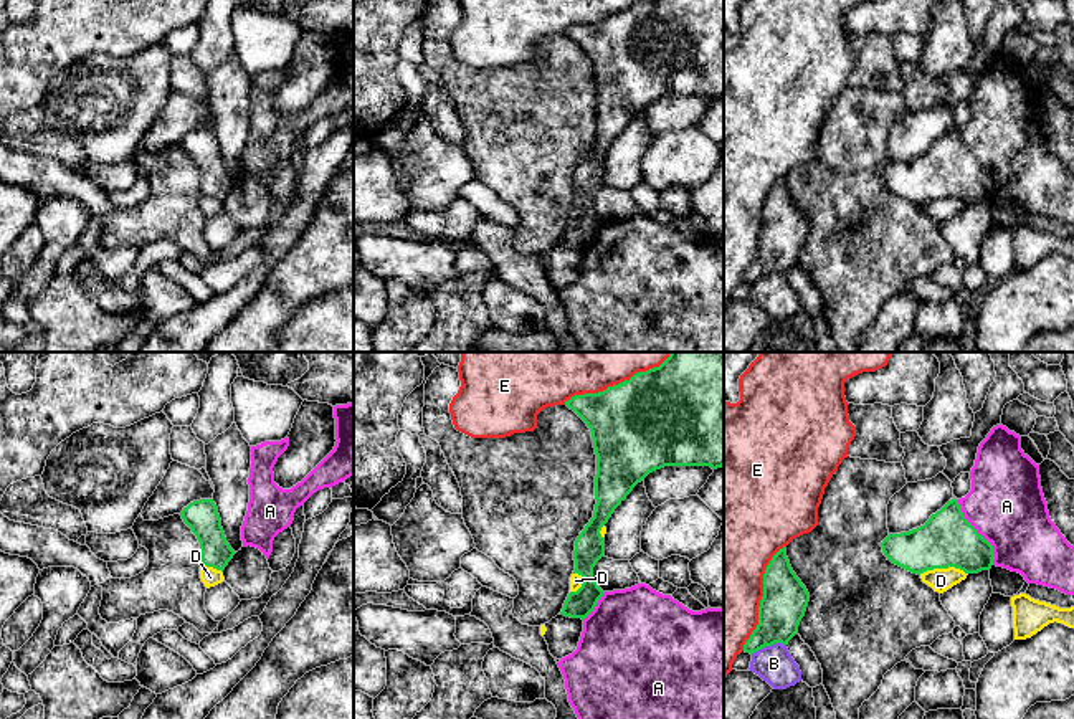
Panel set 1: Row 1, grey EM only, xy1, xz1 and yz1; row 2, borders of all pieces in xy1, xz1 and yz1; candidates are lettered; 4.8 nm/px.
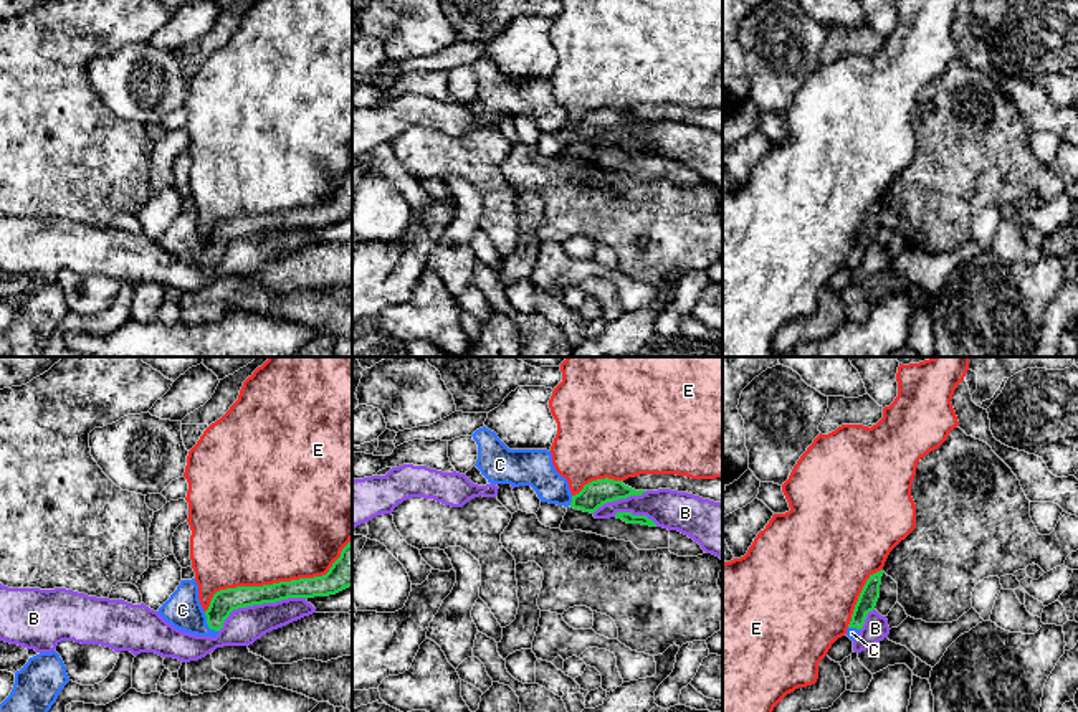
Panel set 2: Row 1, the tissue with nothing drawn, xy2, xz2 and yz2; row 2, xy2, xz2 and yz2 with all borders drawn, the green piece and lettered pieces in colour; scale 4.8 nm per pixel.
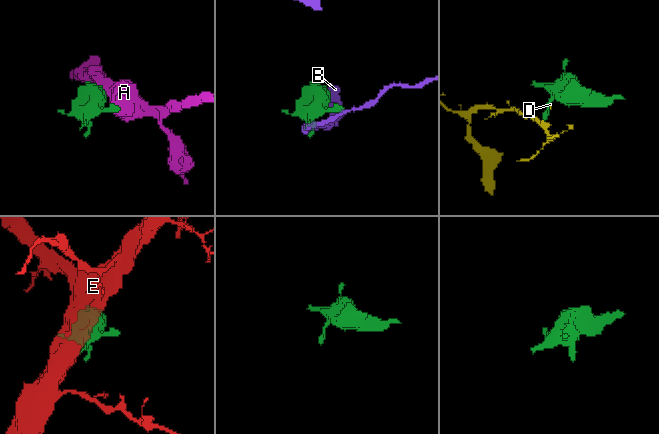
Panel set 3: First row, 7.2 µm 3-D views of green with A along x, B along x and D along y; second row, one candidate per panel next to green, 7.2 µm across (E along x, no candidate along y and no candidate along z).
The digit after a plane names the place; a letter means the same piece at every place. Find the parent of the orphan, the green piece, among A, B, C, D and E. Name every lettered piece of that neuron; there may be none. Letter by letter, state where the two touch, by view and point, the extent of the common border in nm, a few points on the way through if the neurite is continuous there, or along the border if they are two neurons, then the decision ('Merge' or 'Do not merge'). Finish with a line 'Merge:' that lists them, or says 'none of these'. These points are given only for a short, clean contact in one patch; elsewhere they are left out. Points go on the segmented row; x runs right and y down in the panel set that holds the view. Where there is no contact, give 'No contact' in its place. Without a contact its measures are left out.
A: Touches green at yz1 (977, 533). Shared border 360 nm. Do not merge
B: Touches green at xy2 (258, 603). Shared border 460 nm. Do not merge
C: Touches green at xy2 (207, 623). Shared border 120 nm. Path across: xy2 (224, 602), (207, 623), (195, 621), (182, 610). Merge
D: Touches green at yz1 (942, 567). Shared border 240 nm. Do not merge
E: Touches green at xy2 (280, 582). Shared border 800 nm. Do not merge
Merge: C

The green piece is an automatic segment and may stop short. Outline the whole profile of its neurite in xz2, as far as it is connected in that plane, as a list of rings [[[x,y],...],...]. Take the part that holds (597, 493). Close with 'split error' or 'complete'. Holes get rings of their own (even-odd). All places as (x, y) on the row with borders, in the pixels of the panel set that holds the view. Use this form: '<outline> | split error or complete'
[[[486,426],[476,430],[473,439],[478,444],[478,459],[476,468],[491,484],[511,484],[514,487],[519,486],[531,486],[541,502],[557,504],[564,507],[574,507],[584,512],[594,514],[599,507],[607,502],[613,502],[618,499],[627,499],[630,496],[642,496],[646,491],[635,491],[625,486],[622,481],[613,479],[597,479],[584,486],[584,489],[572,496],[569,489],[569,482],[562,477],[554,464],[552,454],[547,449],[509,449],[494,431],[488,430]]] | split error

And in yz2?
[[[880,570],[873,575],[870,575],[870,578],[866,580],[866,583],[865,583],[865,586],[858,596],[858,601],[856,601],[853,615],[851,615],[851,621],[850,621],[848,629],[847,629],[847,636],[851,641],[855,641],[856,636],[860,634],[860,629],[865,624],[866,615],[870,611],[873,611],[876,606],[876,601],[880,598],[880,585],[881,585],[883,573],[885,572]]] | split error

